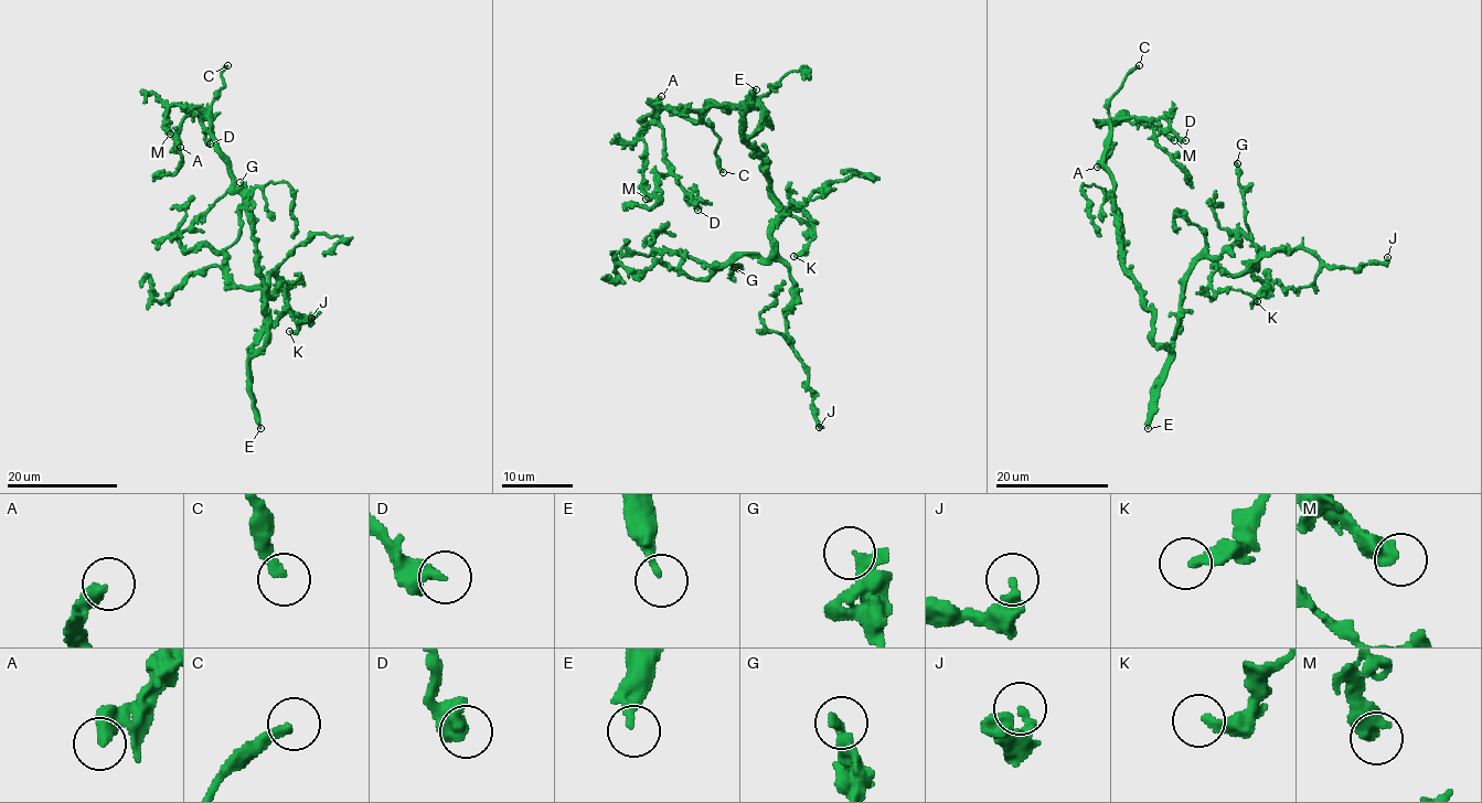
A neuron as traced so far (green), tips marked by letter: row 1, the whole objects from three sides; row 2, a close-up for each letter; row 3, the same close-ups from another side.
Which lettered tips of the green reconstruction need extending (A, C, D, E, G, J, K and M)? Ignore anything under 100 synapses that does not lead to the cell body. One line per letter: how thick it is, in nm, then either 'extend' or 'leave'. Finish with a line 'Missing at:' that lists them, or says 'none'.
A: calibre 400 nm; leave
C: calibre 260 nm; extend
D: calibre 400 nm; leave
E: calibre 220 nm; leave
G: calibre 240 nm; leave
J: calibre 220 nm; leave
K: calibre 260 nm; leave
M: calibre 480 nm; leave
Missing at: C

